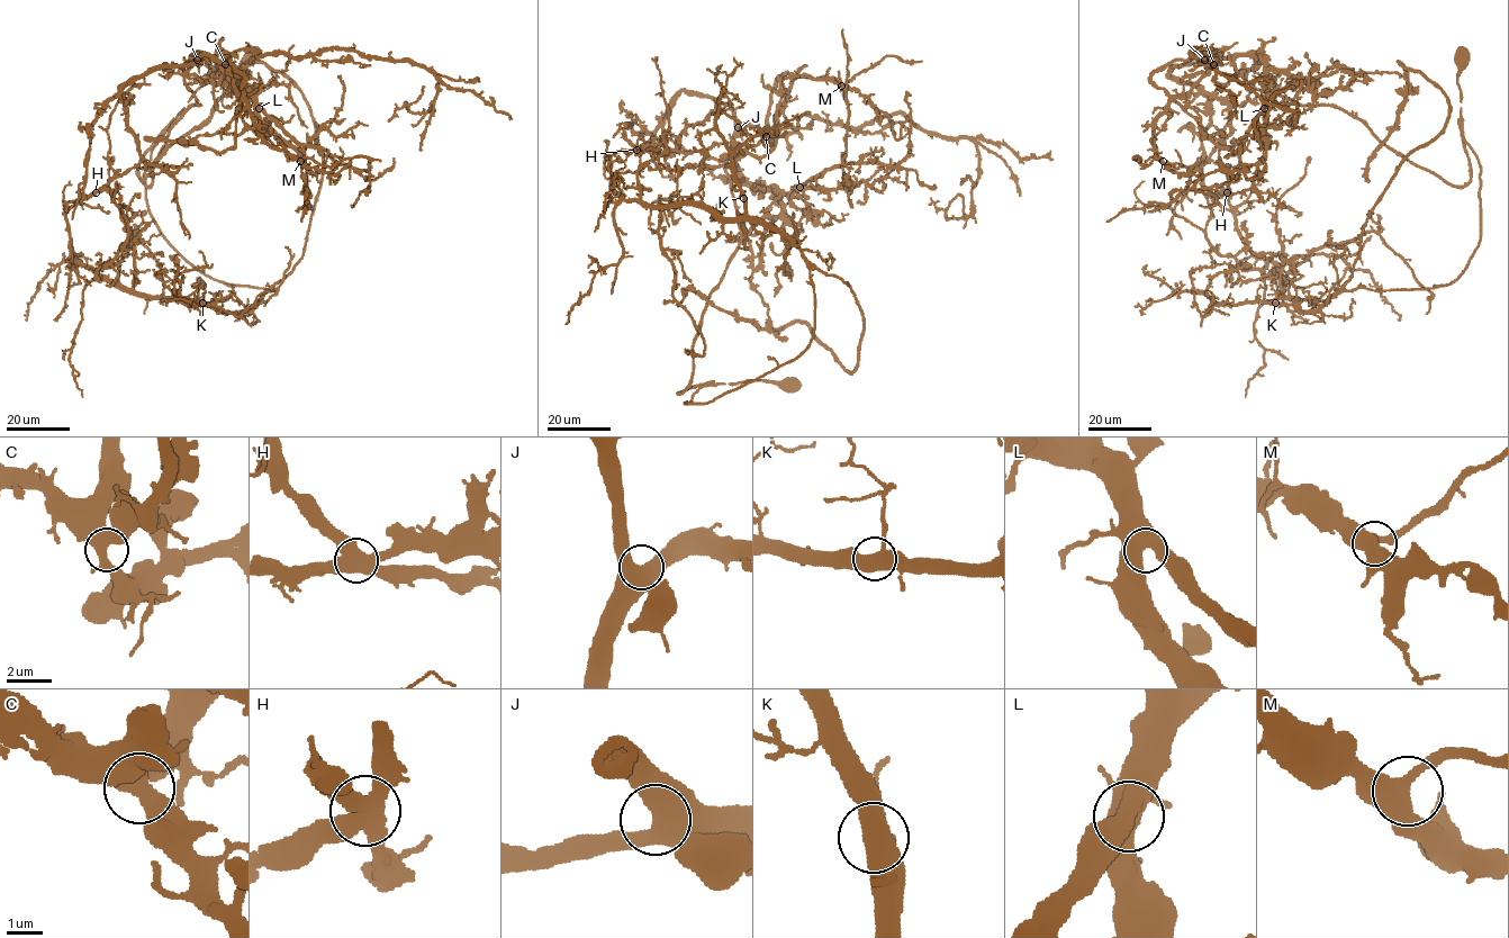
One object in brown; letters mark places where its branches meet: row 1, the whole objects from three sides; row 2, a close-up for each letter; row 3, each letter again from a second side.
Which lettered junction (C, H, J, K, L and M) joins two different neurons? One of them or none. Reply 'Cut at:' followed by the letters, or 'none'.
Cut at: H

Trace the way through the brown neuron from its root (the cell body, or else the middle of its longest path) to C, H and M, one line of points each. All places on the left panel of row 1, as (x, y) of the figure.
C: (250, 59), (196, 91), (142, 159), (145, 186), (170, 128), (200, 105), (189, 62), (225, 64)
H: (250, 59), (145, 153), (150, 186), (200, 105), (195, 61), (126, 83), (91, 129), (96, 192)
M: (250, 59), (196, 91), (139, 180), (200, 105), (184, 73), (204, 54), (300, 161)

